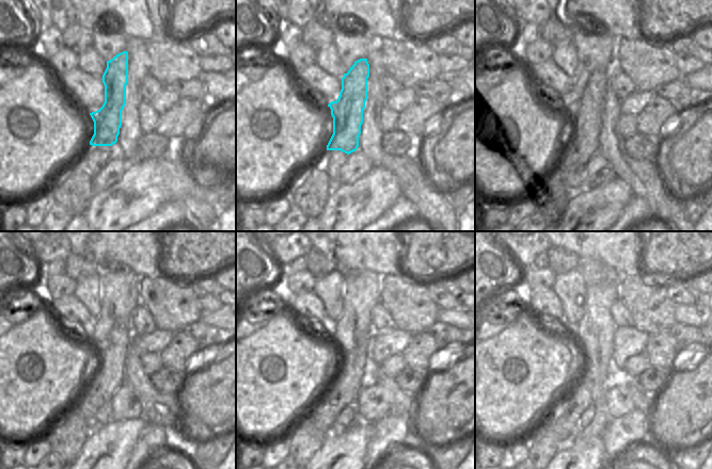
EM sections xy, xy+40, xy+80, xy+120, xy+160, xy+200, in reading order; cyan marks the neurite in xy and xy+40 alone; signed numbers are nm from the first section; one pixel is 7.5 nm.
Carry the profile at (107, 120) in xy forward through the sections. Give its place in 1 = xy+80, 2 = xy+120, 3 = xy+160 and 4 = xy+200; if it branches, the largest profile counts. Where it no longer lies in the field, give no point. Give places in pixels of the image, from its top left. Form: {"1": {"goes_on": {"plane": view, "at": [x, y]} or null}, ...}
{"1": {"goes_on": {"plane": "xy+80", "at": [587, 113]}}, "2": {"goes_on": {"plane": "xy+120", "at": [109, 377]}}, "3": {"goes_on": {"plane": "xy+160", "at": [356, 368]}}, "4": {"goes_on": {"plane": "xy+200", "at": [563, 420]}}}

